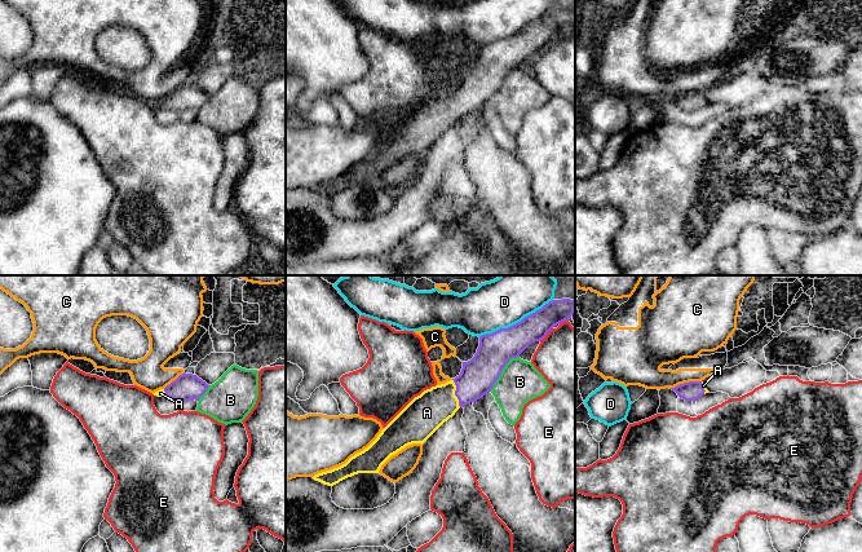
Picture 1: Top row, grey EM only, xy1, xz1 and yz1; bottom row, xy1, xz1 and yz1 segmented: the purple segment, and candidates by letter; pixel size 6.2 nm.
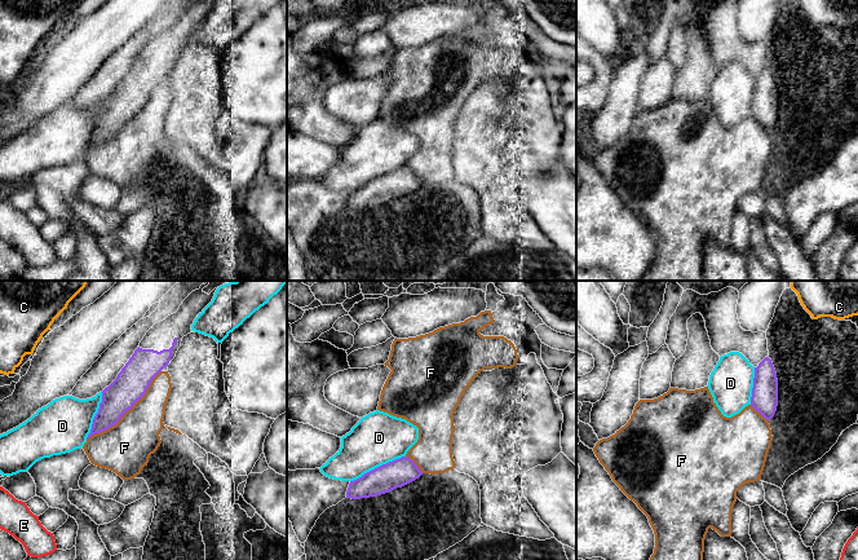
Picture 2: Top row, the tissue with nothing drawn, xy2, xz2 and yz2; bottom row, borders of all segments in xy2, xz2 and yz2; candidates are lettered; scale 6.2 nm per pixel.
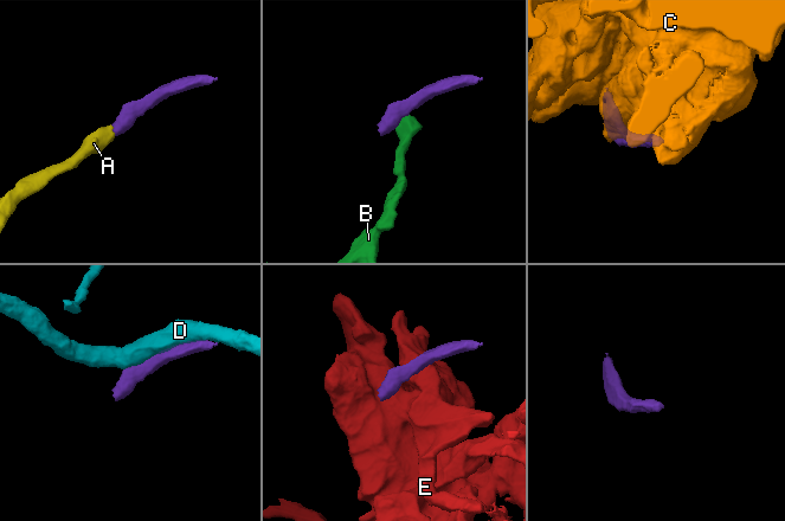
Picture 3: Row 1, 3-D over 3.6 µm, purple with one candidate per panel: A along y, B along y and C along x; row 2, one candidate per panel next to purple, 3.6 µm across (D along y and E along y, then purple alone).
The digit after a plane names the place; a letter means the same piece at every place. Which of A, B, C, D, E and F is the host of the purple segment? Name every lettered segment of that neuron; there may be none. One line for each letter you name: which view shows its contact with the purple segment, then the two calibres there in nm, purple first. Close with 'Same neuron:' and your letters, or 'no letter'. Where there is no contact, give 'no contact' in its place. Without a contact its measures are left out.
A: contact in xz1; calibres 220 and 240 nm
Same neuron: A

